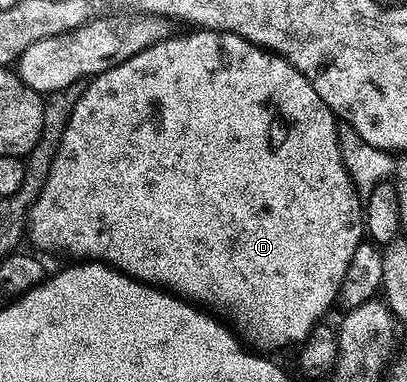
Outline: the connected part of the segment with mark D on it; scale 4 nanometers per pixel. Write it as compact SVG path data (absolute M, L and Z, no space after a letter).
M191 30L189 32L191 33L188 36L172 34L168 40L157 42L153 46L141 50L141 54L137 54L133 58L129 58L125 62L105 70L100 76L90 77L86 81L77 106L73 106L73 114L69 118L69 126L65 126L63 131L63 137L59 143L59 153L51 159L49 178L45 178L45 186L41 190L39 197L35 199L35 203L31 206L26 227L26 231L29 233L29 240L31 236L32 242L36 244L34 247L40 253L60 252L61 255L71 256L67 258L74 258L79 262L109 264L112 268L116 268L118 272L132 276L134 280L139 280L143 284L151 284L155 288L164 289L196 306L202 306L204 309L222 317L252 349L287 348L290 344L298 346L303 343L303 340L315 328L316 324L326 317L323 315L330 310L331 304L333 308L337 300L339 286L345 276L345 270L349 268L349 262L353 258L357 246L364 243L365 240L365 221L363 219L365 204L341 162L341 150L339 149L340 125L337 123L337 117L329 110L329 106L325 106L325 102L321 102L320 96L317 95L317 90L313 90L311 83L285 58L281 58L275 52L268 52L265 48L258 48L253 42L249 42L232 32L213 32L210 30Z

